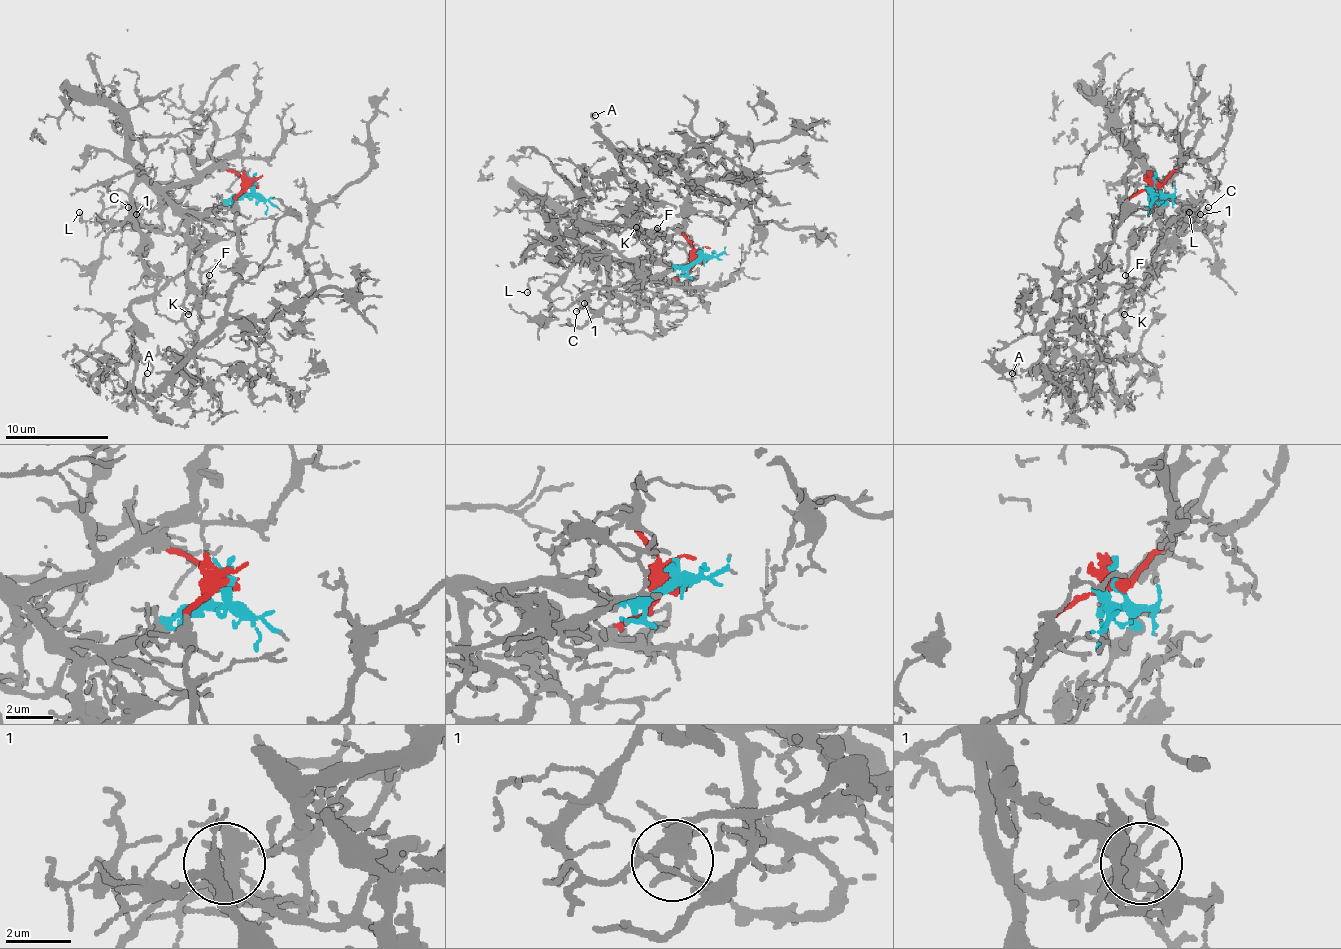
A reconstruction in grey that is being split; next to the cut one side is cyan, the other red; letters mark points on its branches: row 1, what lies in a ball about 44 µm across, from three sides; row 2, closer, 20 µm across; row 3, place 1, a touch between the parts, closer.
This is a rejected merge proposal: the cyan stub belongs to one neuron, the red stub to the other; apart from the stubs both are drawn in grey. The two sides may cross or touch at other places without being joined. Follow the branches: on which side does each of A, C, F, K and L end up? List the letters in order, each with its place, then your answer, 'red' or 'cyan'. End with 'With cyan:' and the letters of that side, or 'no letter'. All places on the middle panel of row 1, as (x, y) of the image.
A: at (595, 115); red
C: at (576, 311); red
F: at (657, 228); red
K: at (636, 227); red
L: at (527, 292); cyan
With cyan: L

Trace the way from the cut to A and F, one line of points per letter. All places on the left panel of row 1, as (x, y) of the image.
A: (250, 186), (237, 201), (234, 220), (242, 277), (229, 290), (226, 318), (151, 394), (143, 386), (146, 373)
F: (250, 186), (237, 196), (242, 277), (226, 318), (172, 370), (195, 336), (182, 305), (208, 274)

